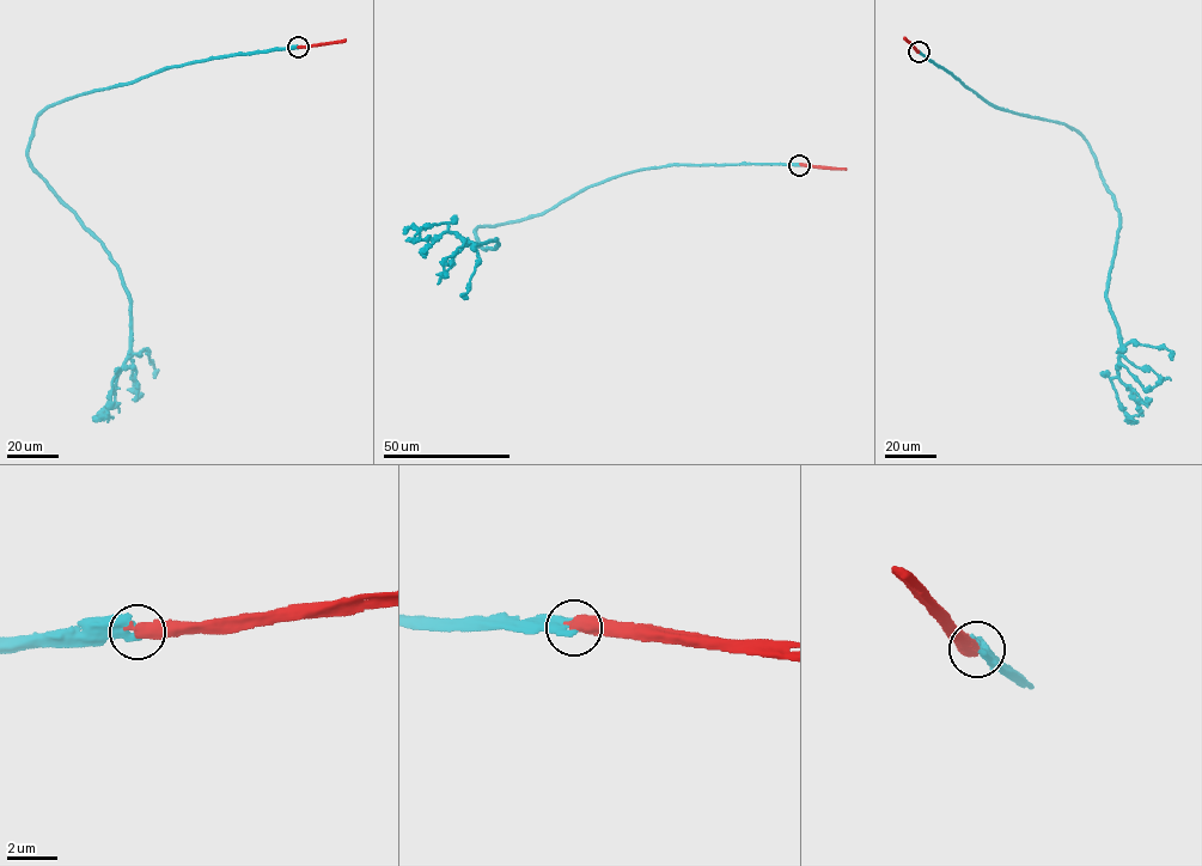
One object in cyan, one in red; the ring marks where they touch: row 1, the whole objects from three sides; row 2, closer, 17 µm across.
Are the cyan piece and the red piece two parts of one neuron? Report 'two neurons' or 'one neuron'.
two neurons

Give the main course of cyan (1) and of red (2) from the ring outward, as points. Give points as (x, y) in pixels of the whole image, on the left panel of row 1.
1: (298, 47), (163, 67), (37, 117), (30, 166), (102, 243), (129, 303), (128, 359), (93, 420)
2: (298, 47), (346, 40)

